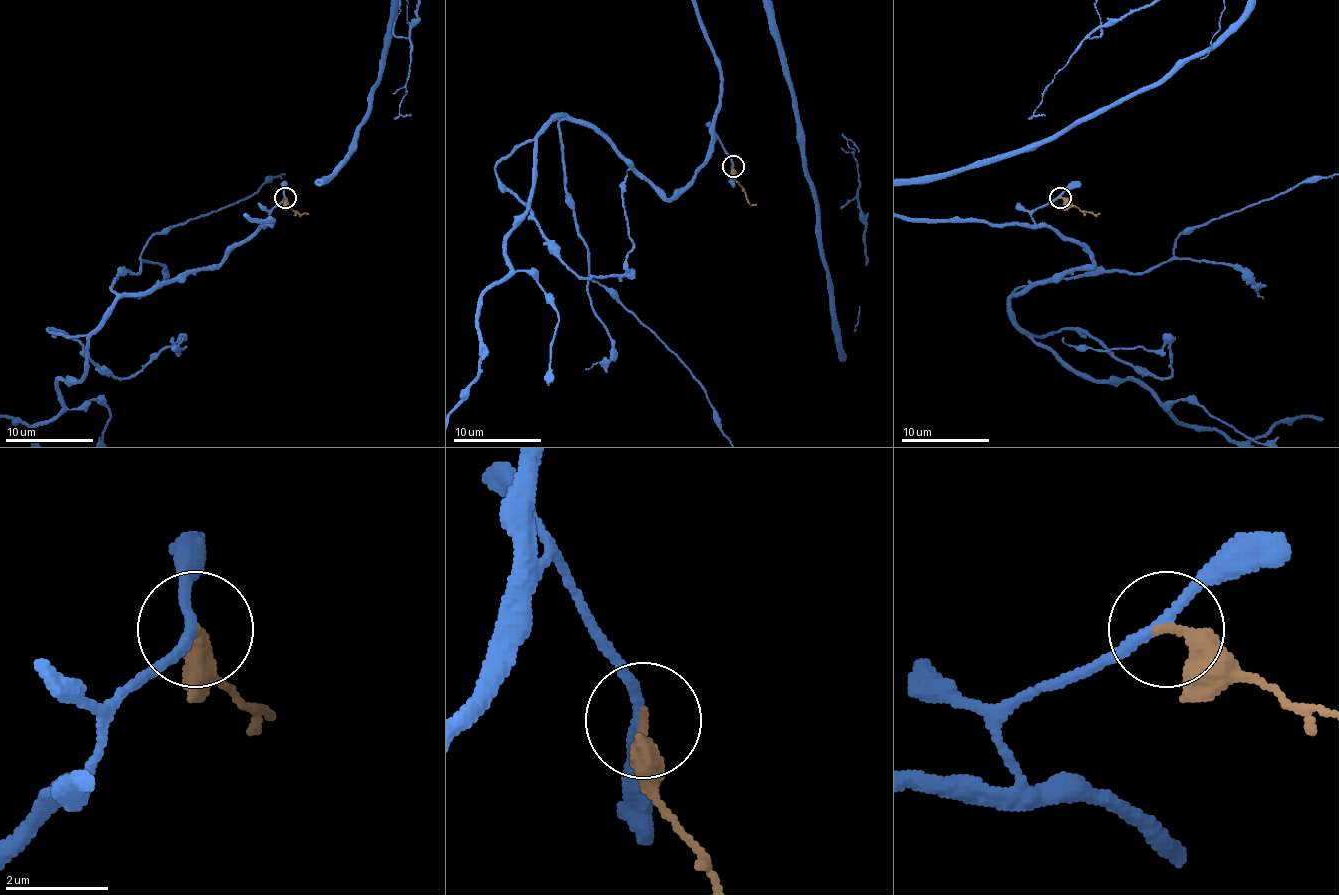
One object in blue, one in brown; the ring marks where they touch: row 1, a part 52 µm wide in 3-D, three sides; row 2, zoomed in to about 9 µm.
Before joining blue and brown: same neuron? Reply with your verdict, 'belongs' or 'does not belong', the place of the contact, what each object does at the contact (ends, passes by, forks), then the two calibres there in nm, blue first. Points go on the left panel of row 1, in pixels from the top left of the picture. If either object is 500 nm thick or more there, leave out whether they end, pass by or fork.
does not belong; place (285, 197); blue passes by; brown ends; calibres 190 and 340 nm

